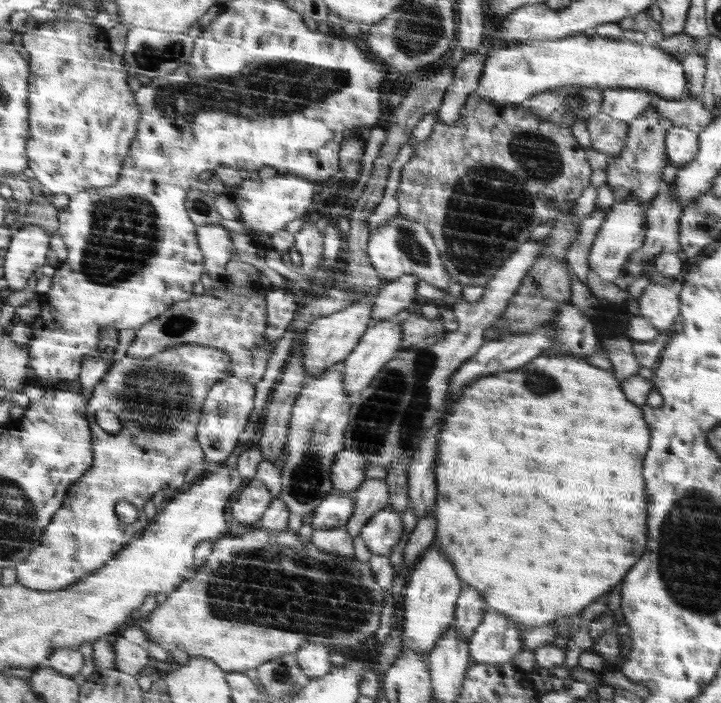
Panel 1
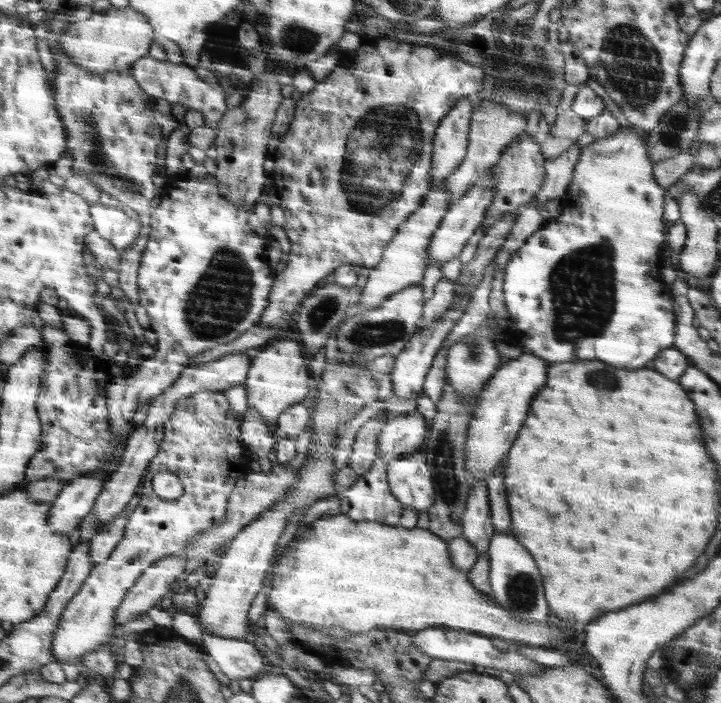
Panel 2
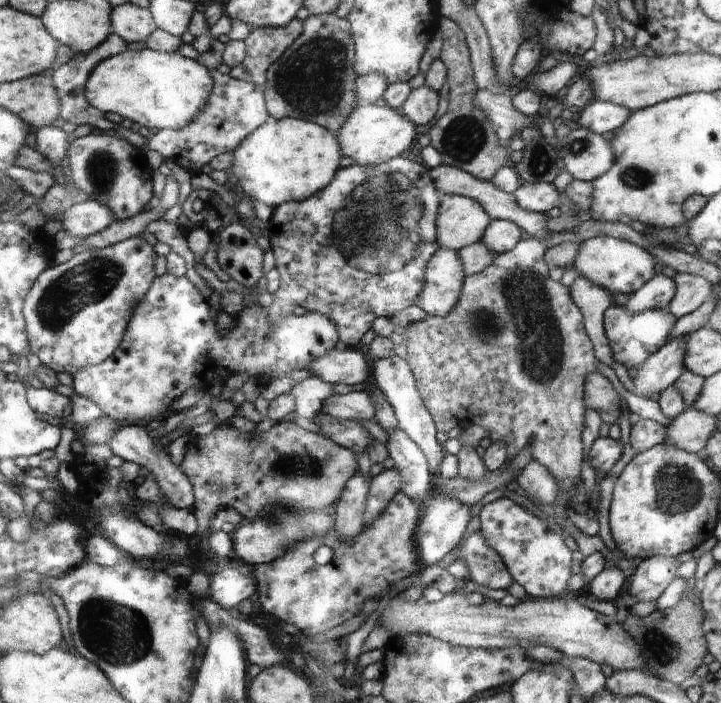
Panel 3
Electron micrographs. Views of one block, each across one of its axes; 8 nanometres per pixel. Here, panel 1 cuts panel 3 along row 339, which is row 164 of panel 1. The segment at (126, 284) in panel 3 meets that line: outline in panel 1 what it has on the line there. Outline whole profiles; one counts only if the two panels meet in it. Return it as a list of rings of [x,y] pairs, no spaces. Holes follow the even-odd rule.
[[[59,8],[54,10],[61,14],[66,14],[65,19],[62,22],[54,21],[39,23],[36,28],[31,28],[27,32],[22,34],[22,43],[24,48],[29,52],[30,64],[33,68],[32,75],[30,75],[30,104],[32,114],[30,115],[31,129],[30,129],[30,142],[28,145],[28,154],[30,157],[30,174],[36,174],[33,178],[39,180],[39,182],[47,187],[54,195],[66,194],[69,197],[76,196],[84,190],[90,188],[98,188],[105,186],[112,186],[121,176],[122,160],[126,158],[131,142],[136,138],[138,134],[138,122],[140,122],[140,109],[138,109],[138,103],[136,103],[135,92],[128,86],[128,70],[124,67],[124,61],[122,55],[114,53],[108,46],[108,40],[106,40],[106,34],[96,30],[94,23],[90,19],[74,20],[67,14],[65,8]]]

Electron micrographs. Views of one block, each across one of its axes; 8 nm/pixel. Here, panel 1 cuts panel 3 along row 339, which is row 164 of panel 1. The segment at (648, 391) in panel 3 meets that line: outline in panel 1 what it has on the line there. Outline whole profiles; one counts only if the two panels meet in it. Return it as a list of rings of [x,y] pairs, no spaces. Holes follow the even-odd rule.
[[[671,126],[669,136],[665,137],[666,155],[669,163],[677,168],[684,166],[698,154],[700,135],[688,127]]]

